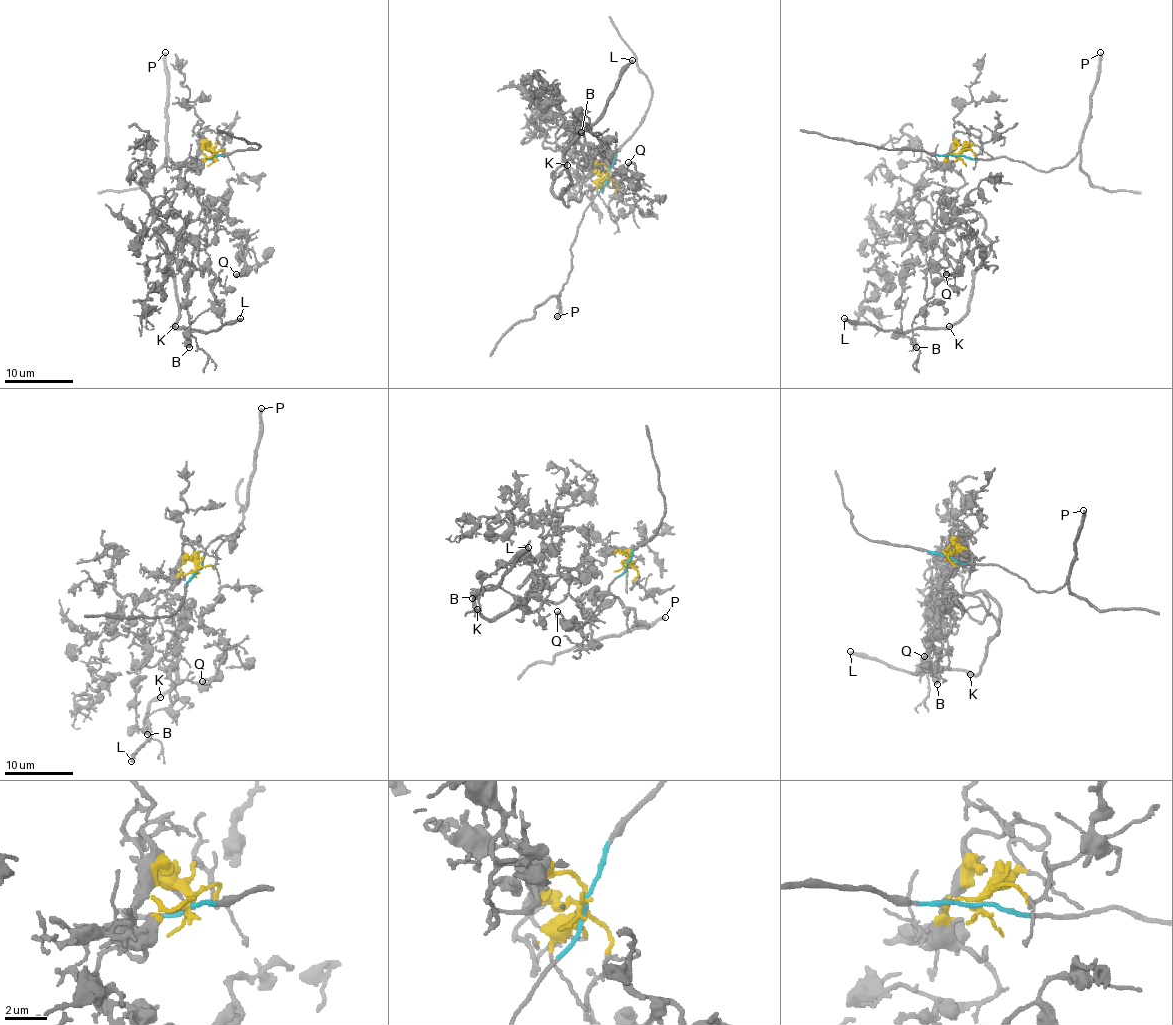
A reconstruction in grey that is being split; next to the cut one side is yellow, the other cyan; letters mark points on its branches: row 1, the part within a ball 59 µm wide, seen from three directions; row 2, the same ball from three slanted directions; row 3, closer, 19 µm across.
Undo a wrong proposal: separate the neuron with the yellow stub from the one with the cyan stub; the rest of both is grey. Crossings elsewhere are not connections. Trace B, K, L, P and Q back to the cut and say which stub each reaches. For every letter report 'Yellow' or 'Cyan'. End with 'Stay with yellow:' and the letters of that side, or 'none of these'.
B: Yellow
K: Yellow
L: Yellow
P: Cyan
Q: Yellow
Stay with yellow: B, K, L, Q

